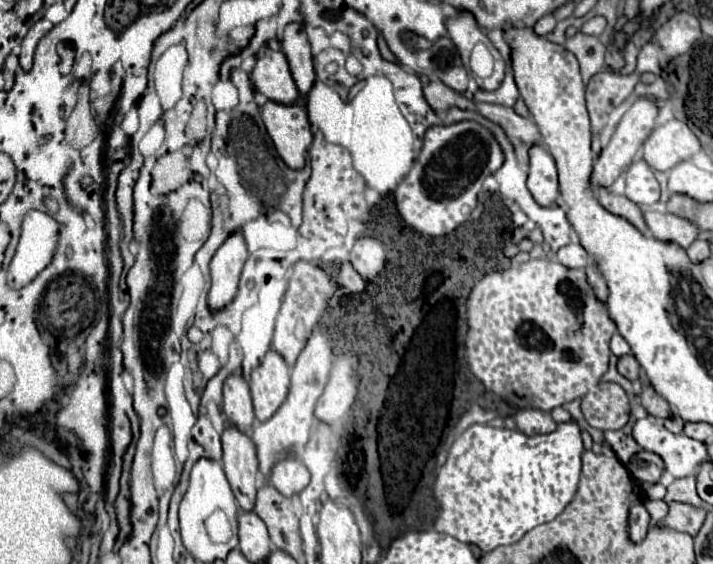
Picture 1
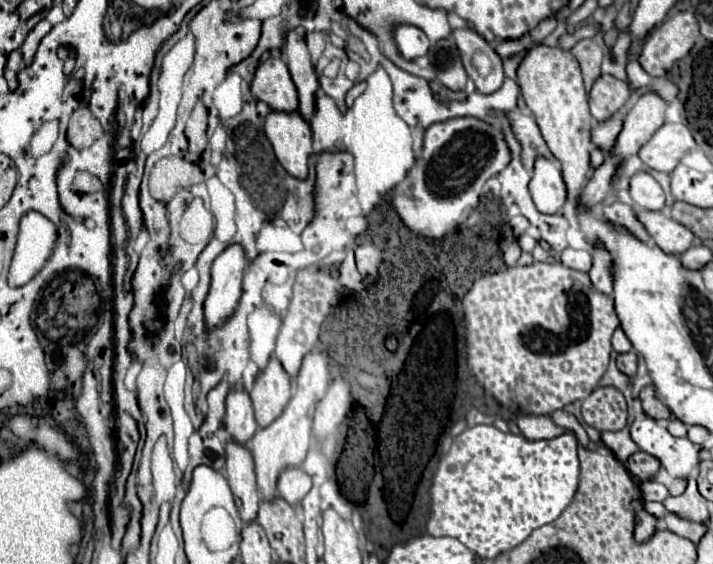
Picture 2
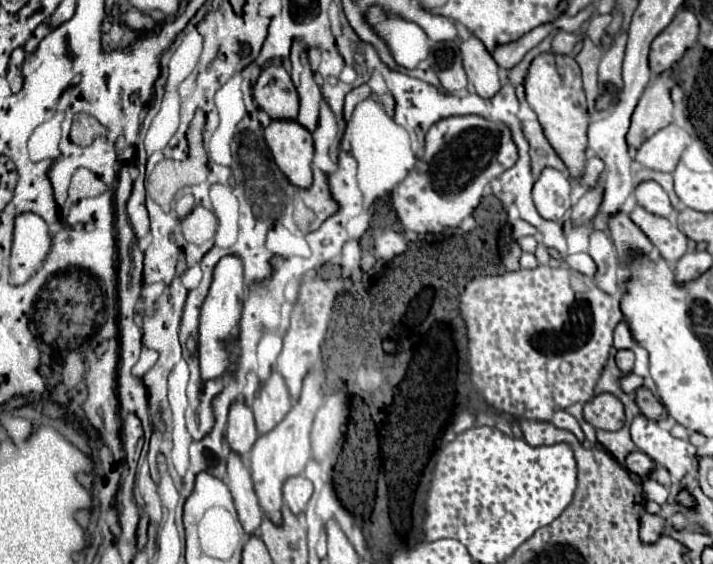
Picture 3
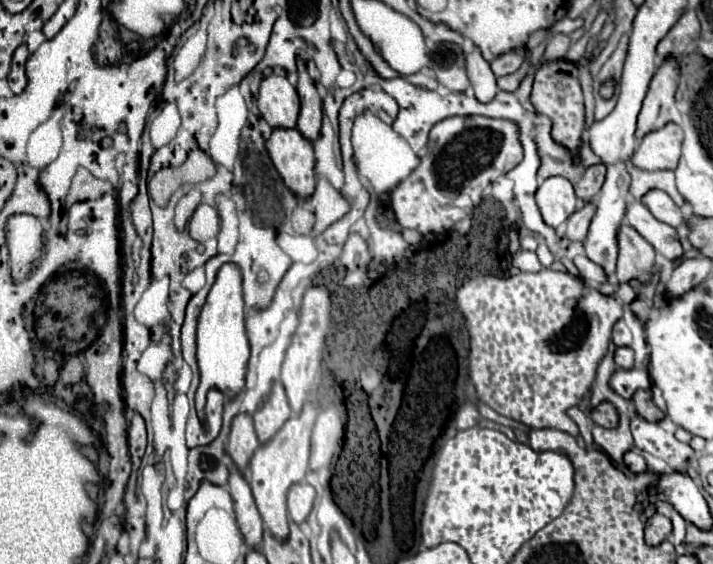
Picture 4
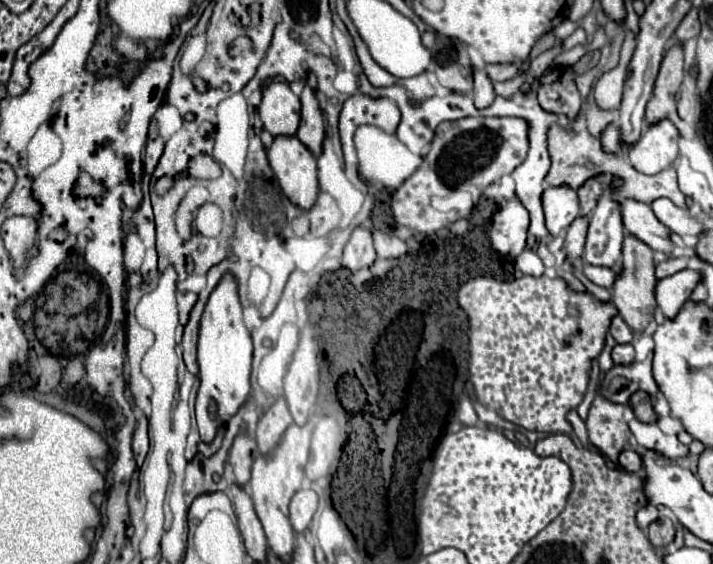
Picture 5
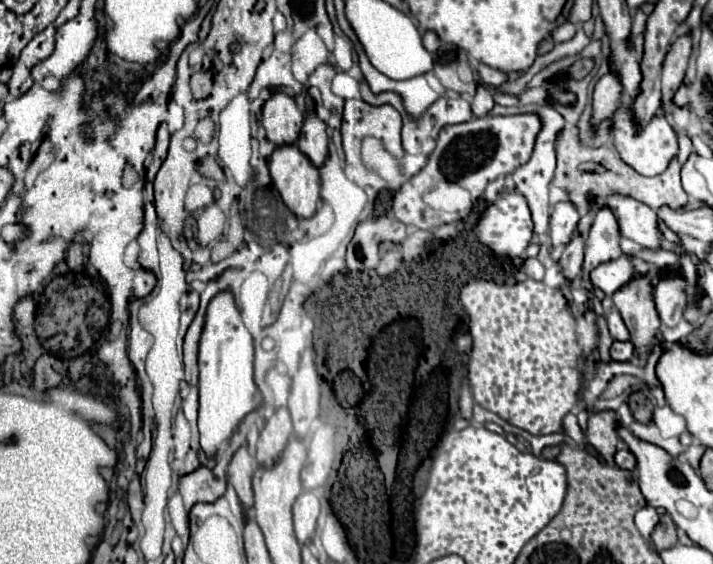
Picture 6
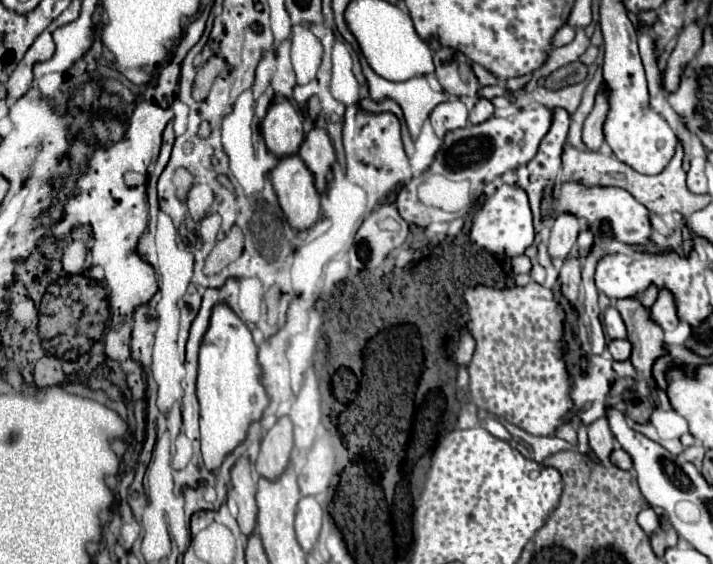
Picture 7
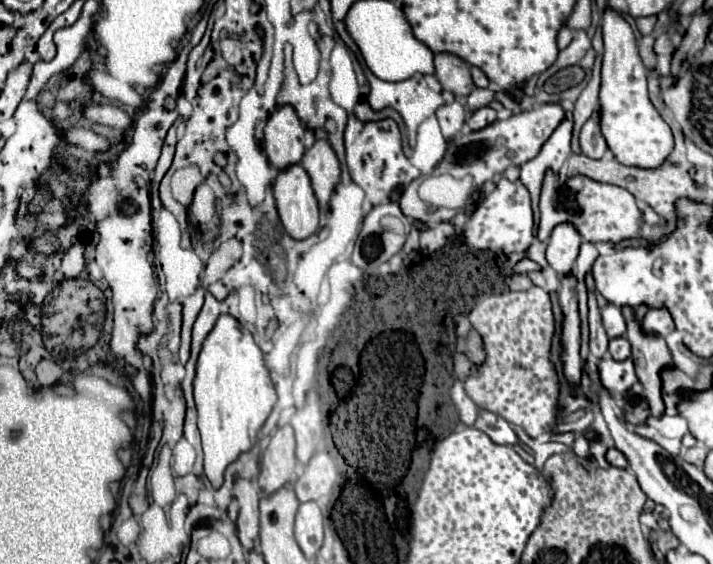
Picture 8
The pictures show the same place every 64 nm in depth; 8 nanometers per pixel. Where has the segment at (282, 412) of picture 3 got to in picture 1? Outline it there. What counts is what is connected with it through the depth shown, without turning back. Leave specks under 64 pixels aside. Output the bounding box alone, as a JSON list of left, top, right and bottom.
[252,350,290,422]

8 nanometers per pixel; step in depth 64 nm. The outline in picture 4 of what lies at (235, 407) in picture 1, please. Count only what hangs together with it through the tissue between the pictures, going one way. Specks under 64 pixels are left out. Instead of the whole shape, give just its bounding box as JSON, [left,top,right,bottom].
[226,414,260,474]

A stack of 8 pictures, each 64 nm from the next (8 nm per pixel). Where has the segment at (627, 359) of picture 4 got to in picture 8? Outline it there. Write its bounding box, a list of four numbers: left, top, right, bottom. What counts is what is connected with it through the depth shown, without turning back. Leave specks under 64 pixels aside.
[608,336,630,360]

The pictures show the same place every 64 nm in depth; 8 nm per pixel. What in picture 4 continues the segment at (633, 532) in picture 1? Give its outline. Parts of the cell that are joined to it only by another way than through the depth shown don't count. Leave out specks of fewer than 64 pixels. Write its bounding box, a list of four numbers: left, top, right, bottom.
[644,514,672,546]

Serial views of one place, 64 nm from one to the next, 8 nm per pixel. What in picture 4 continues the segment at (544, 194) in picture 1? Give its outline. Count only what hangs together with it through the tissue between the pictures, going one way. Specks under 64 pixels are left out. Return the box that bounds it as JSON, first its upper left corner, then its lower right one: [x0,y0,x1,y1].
[536,176,576,226]

